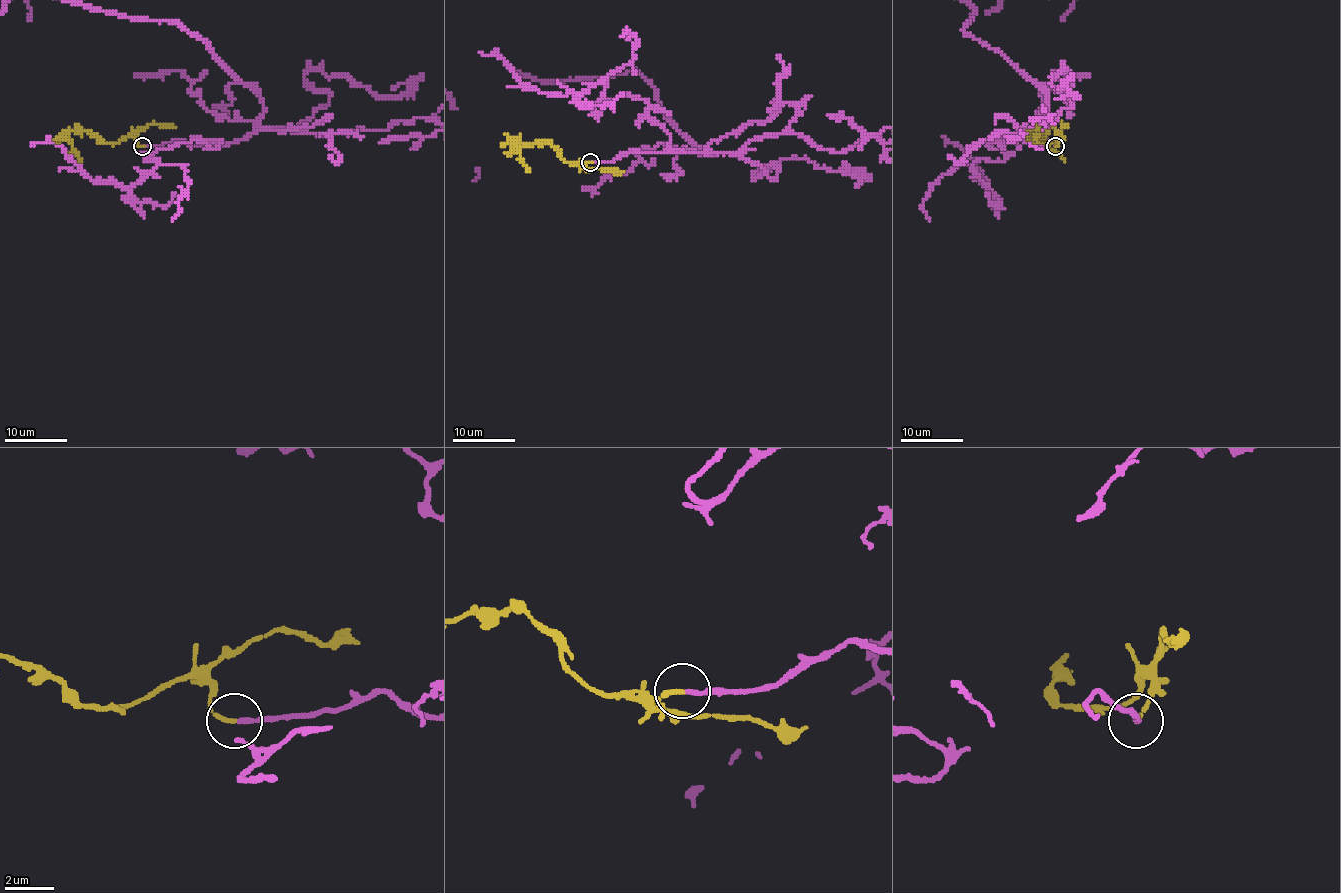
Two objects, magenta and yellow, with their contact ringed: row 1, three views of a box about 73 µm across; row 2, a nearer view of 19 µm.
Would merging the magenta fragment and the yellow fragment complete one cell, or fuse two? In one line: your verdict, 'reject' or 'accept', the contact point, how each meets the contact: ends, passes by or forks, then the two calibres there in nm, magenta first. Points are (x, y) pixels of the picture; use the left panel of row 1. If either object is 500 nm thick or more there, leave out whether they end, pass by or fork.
accept; place (142, 146); magenta ends; yellow ends; calibres 180 and 190 nm

